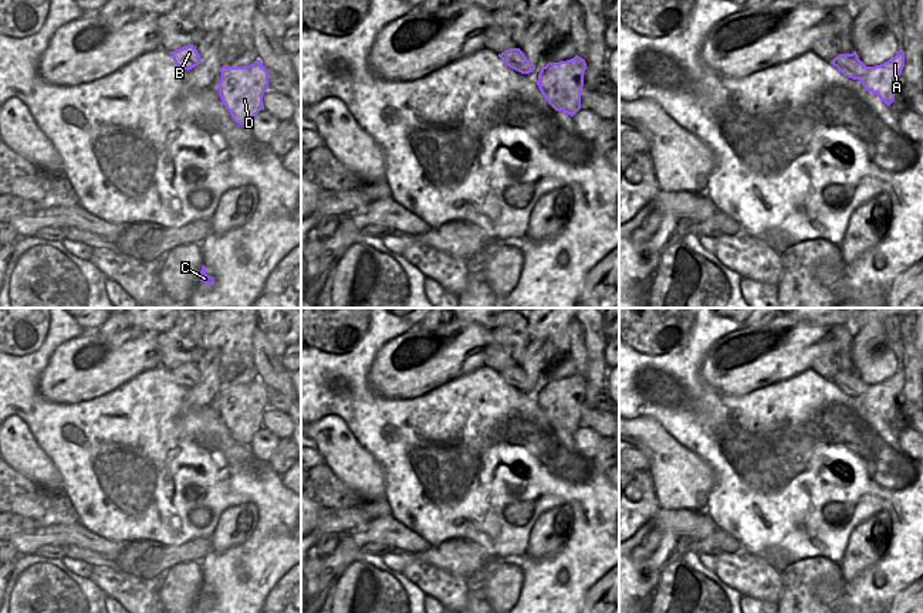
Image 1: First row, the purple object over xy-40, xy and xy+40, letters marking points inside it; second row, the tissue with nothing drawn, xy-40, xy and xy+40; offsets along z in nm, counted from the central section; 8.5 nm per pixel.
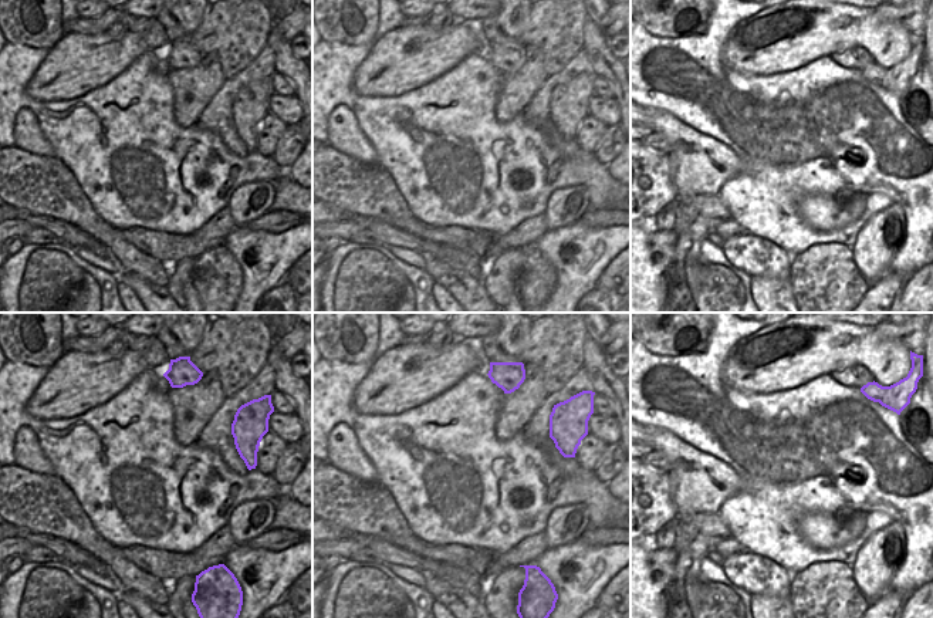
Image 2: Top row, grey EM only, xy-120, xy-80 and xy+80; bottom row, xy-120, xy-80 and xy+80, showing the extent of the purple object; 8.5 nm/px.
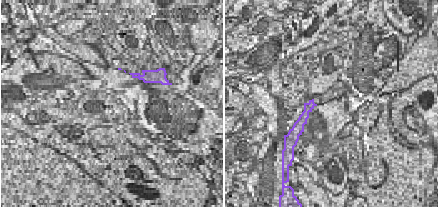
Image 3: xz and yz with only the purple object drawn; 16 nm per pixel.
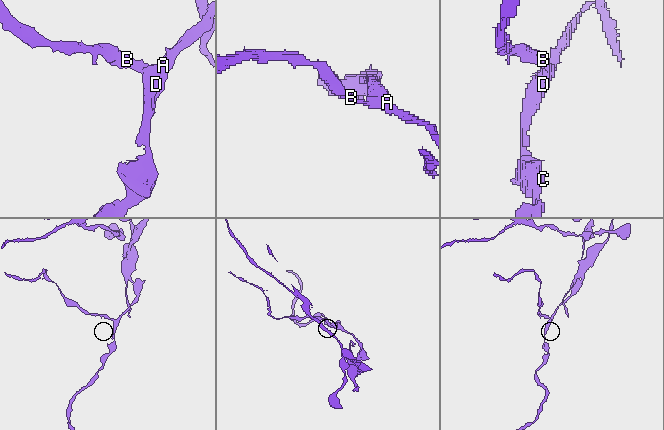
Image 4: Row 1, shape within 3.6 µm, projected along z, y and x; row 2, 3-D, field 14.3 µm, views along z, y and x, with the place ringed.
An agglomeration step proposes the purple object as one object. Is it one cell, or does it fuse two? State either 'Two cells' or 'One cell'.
Two cells.

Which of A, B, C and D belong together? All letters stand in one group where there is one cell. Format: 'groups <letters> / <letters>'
groups A C D / B

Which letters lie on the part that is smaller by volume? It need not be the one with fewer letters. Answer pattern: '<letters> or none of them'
B

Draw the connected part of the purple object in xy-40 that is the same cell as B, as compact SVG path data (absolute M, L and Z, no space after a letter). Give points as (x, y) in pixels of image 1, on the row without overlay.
M193 362L185 363L176 369L169 370L175 379L175 382L185 387L192 387L197 385L202 379L196 365Z

